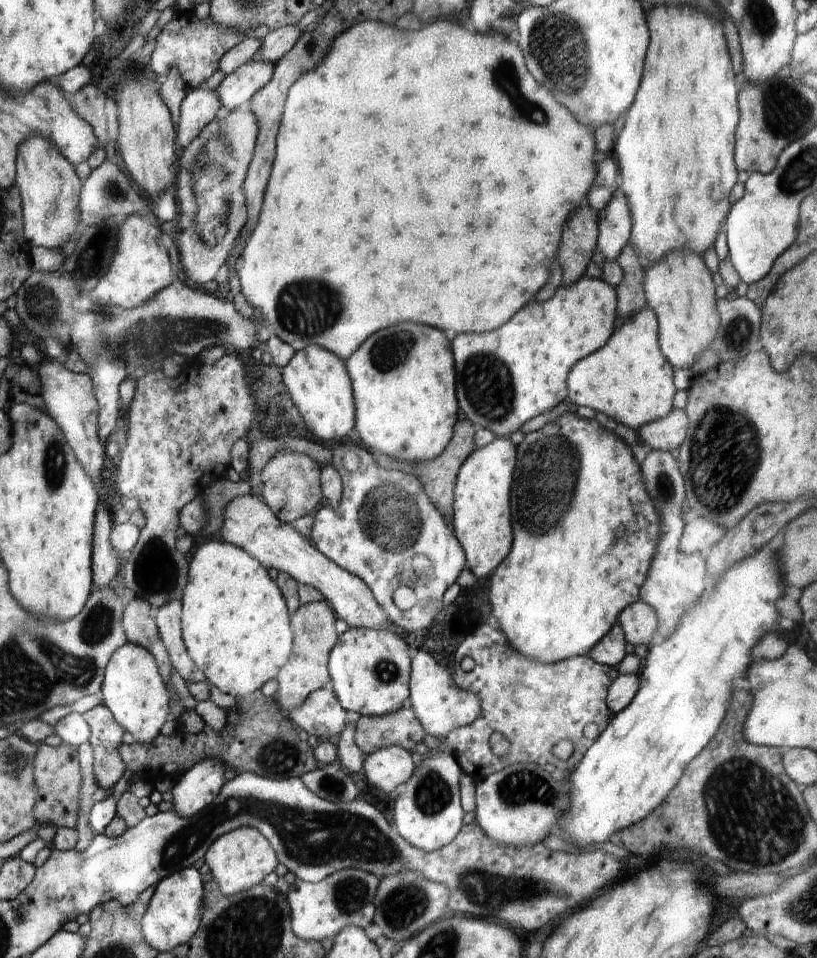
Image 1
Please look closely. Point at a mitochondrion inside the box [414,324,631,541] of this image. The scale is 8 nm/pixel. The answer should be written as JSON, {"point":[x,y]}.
{"point":[487,383]}

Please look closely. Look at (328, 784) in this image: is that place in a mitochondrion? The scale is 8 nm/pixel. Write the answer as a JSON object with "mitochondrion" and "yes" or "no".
{"mitochondrion":"yes"}

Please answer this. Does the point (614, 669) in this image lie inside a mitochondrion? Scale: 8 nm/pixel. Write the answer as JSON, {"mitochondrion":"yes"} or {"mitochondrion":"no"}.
{"mitochondrion":"no"}

